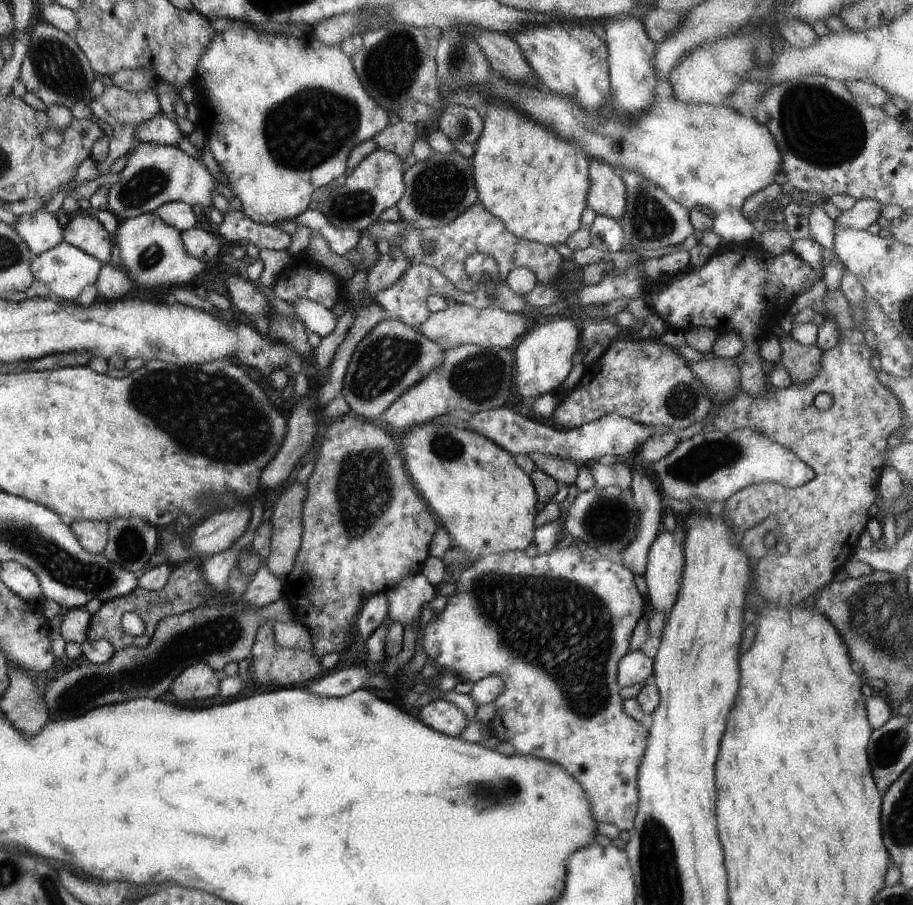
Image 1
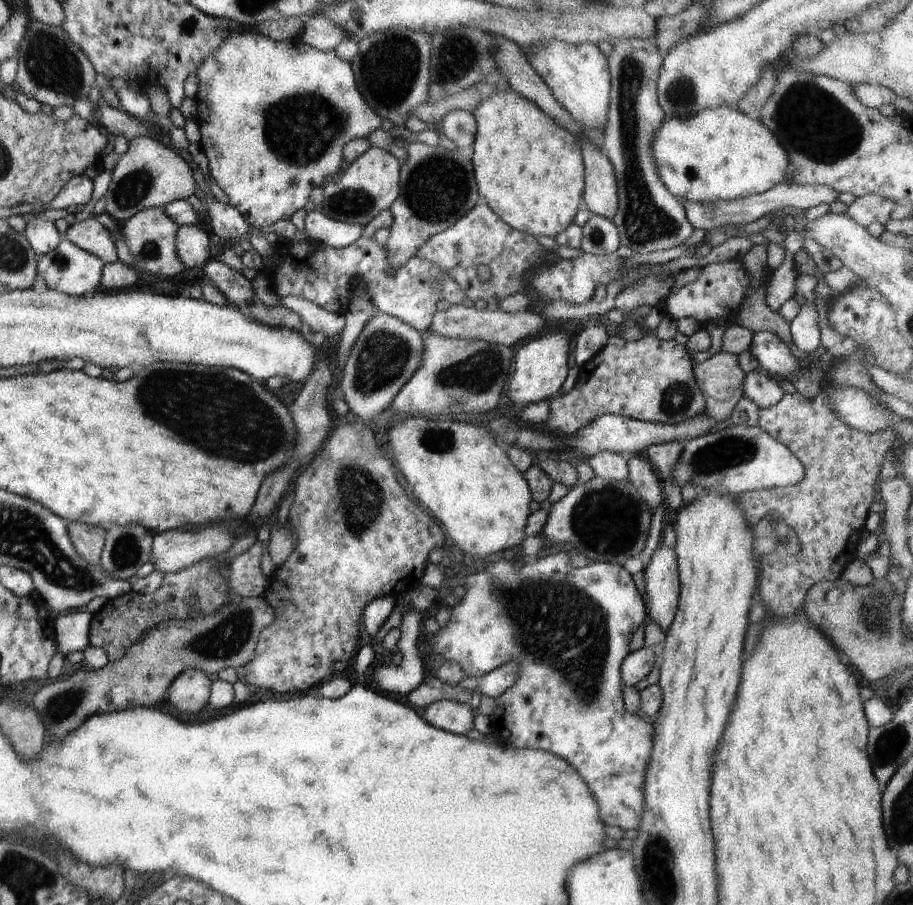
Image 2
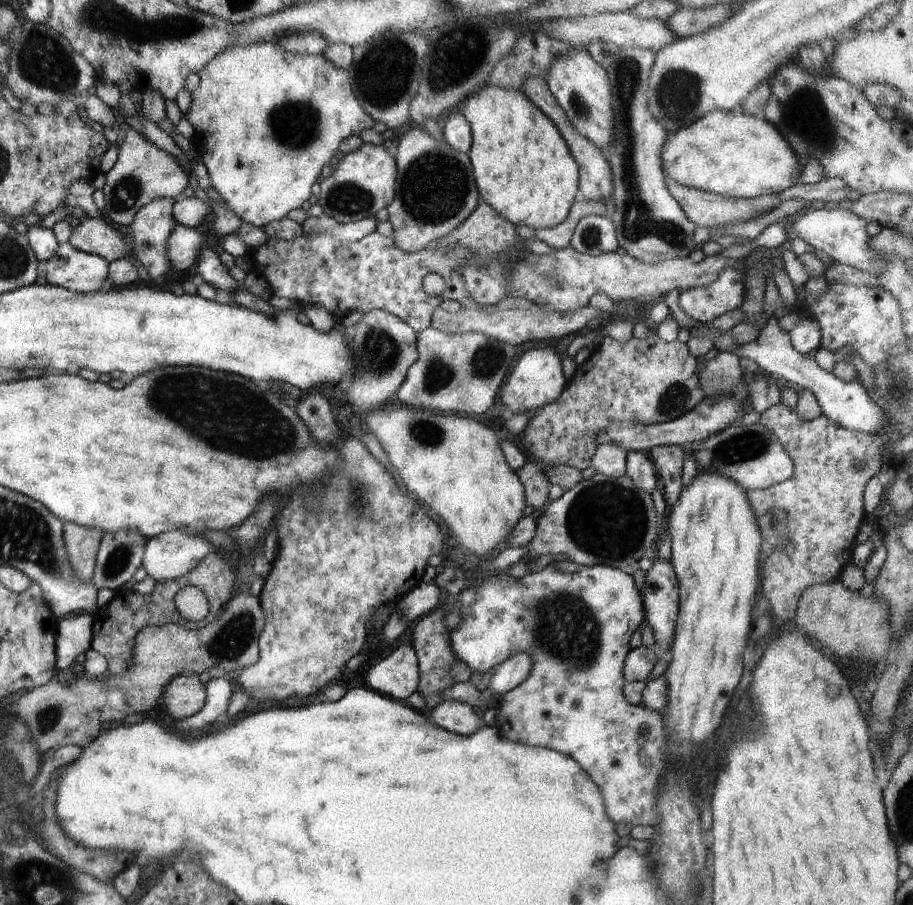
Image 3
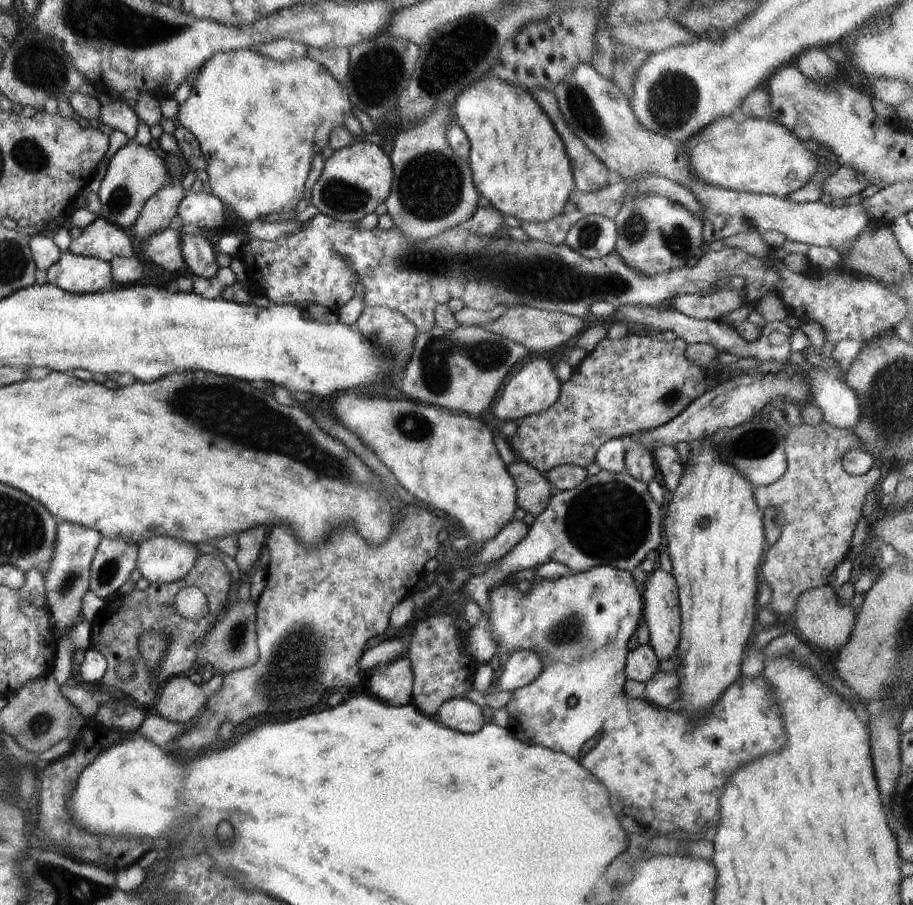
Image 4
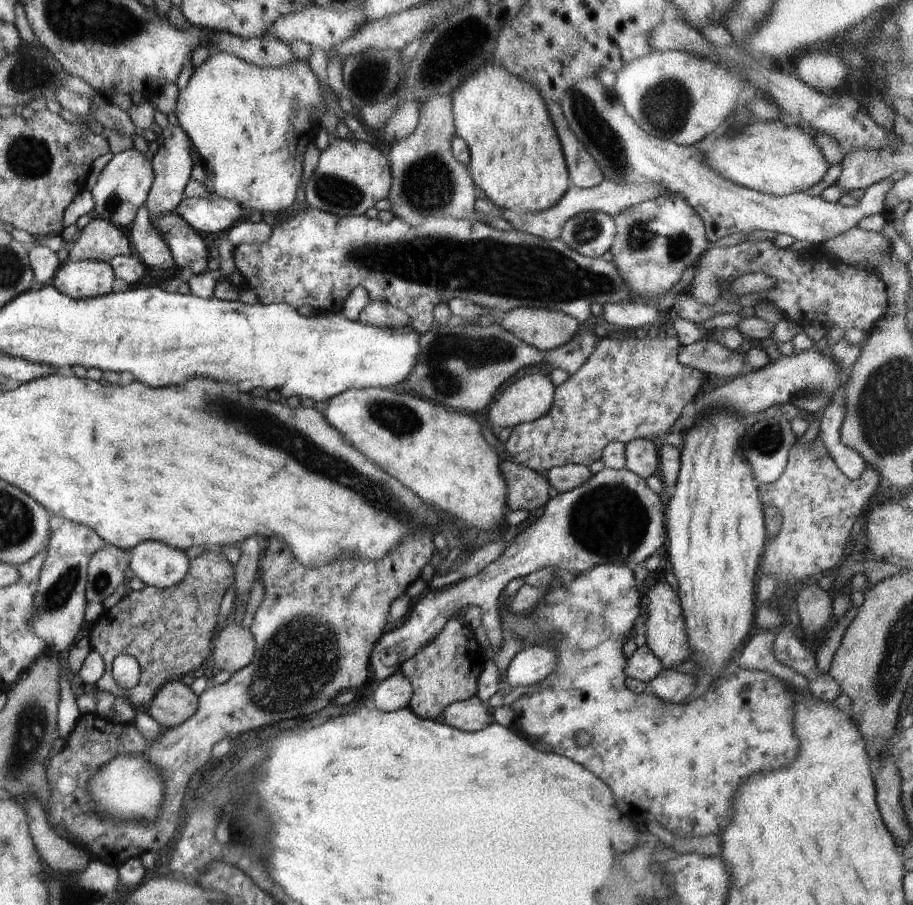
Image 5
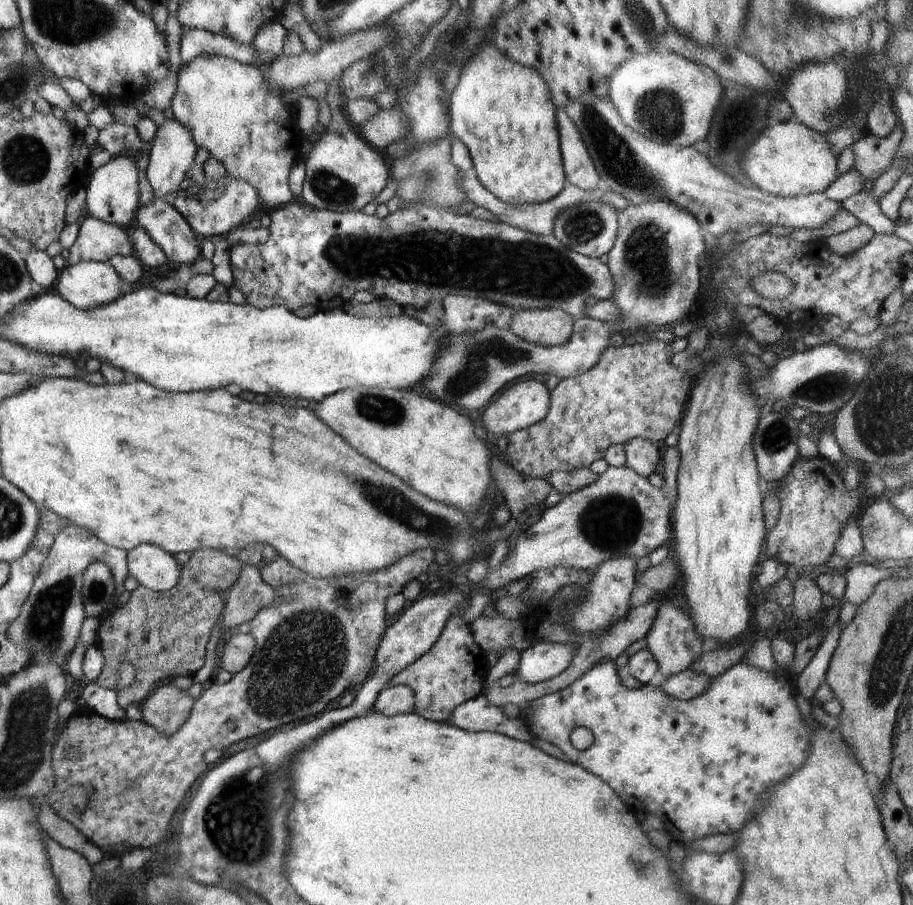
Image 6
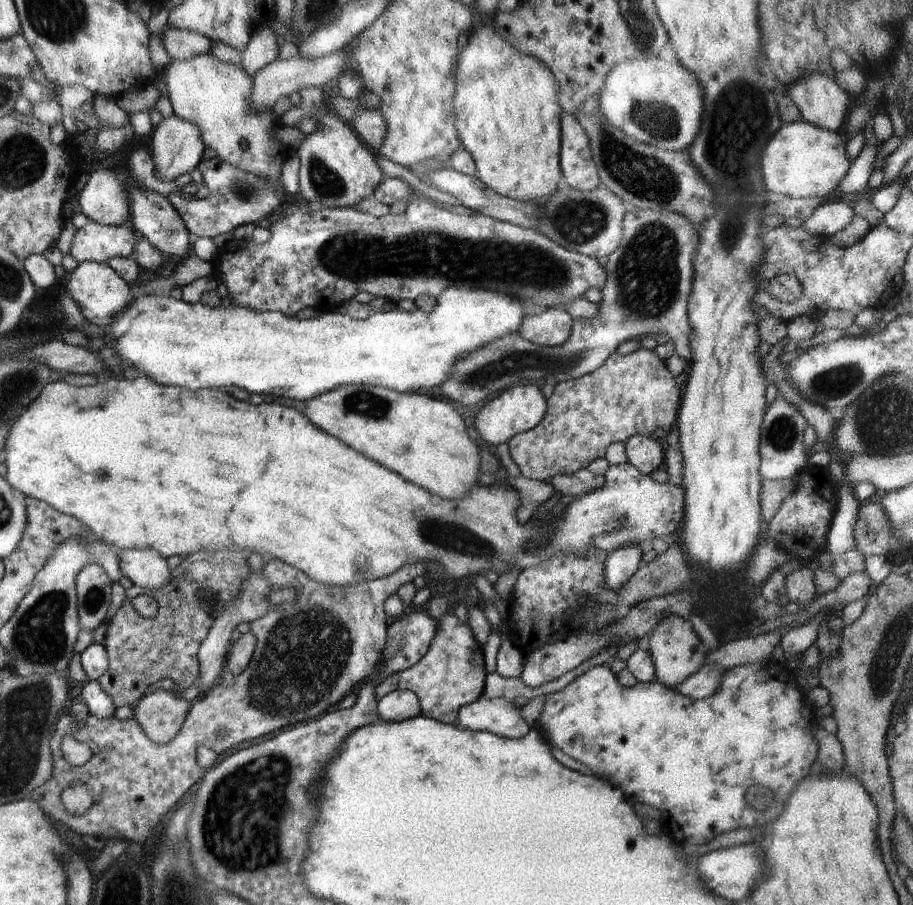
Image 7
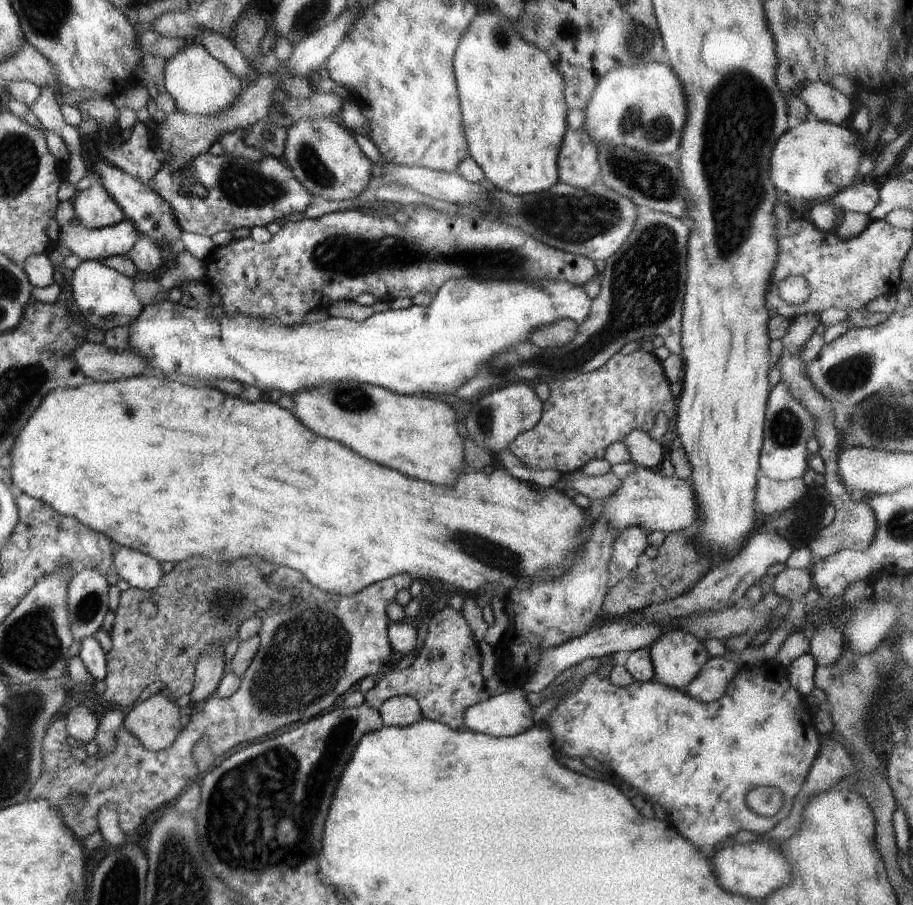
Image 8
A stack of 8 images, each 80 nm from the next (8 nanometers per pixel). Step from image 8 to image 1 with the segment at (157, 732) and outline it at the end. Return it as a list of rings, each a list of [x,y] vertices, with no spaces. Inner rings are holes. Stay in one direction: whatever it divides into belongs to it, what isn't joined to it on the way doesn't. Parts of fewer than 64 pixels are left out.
[[[196,663],[172,680],[169,690],[176,696],[180,706],[199,706],[202,700],[219,694],[220,681],[211,667]]]

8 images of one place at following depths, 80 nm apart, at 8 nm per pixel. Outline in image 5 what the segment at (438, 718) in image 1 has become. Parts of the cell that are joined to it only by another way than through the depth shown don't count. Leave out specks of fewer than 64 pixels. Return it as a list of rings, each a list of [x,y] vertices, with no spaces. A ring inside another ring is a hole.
[[[476,695],[449,704],[440,720],[469,733],[481,731],[492,723],[496,724],[493,714]]]

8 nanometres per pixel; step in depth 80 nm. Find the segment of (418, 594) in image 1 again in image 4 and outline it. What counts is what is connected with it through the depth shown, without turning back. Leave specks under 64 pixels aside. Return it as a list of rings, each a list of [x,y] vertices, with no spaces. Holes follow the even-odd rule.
[[[407,656],[380,666],[368,673],[366,679],[368,693],[380,702],[391,707],[403,707],[411,703],[414,679]]]

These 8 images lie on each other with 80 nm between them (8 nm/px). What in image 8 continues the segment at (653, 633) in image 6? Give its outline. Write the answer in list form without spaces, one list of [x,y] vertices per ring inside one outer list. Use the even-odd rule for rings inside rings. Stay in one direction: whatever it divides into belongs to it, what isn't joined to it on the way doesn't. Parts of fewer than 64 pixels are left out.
[[[672,628],[650,648],[655,678],[673,689],[684,689],[710,660],[705,643],[680,628]]]

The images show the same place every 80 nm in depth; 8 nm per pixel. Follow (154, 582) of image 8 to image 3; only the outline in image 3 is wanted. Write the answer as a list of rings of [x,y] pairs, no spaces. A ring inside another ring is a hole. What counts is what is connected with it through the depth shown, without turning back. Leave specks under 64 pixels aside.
[[[165,532],[147,539],[141,566],[156,582],[174,580],[196,568],[207,554],[215,550],[199,535]]]

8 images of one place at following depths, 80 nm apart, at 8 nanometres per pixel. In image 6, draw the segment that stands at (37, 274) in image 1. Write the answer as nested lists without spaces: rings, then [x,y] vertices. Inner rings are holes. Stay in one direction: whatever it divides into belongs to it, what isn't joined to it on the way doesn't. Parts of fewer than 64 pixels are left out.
[[[82,261],[59,271],[56,290],[77,309],[93,309],[116,300],[122,293],[121,276],[108,264]]]

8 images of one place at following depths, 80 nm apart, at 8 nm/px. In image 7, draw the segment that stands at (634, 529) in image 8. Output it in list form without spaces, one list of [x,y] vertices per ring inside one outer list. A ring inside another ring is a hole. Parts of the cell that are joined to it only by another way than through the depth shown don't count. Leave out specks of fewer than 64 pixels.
[[[636,543],[620,545],[604,556],[603,569],[605,588],[615,590],[620,587],[639,569],[642,551]]]

